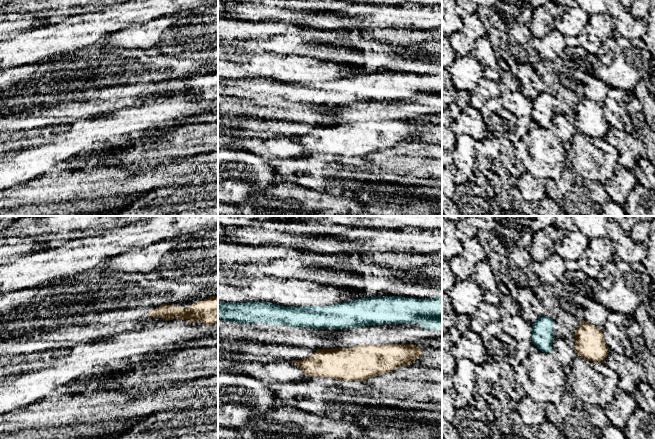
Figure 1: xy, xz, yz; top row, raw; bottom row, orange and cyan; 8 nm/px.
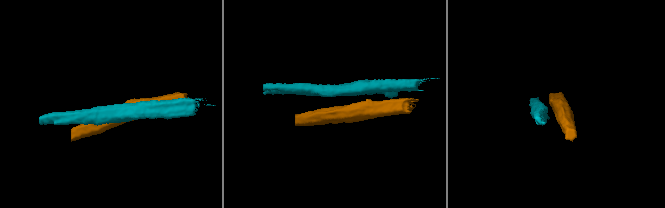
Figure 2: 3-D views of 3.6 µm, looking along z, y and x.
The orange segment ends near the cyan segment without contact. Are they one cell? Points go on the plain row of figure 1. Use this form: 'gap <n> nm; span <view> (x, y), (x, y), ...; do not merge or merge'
gap 140 nm; span xz (359, 120), (355, 103); do not merge

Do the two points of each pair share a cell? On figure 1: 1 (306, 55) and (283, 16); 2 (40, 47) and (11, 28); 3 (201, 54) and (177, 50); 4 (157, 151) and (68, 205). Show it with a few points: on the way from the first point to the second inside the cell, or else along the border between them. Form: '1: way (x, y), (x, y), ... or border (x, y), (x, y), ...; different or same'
1: border (274, 20), (291, 22); different
2: border (33, 28), (18, 32), (10, 38); different
3: way (195, 48), (183, 48); same
4: border (116, 167), (129, 171), (149, 168); different

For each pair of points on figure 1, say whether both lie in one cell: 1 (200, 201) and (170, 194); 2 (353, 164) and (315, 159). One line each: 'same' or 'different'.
1: same
2: same

